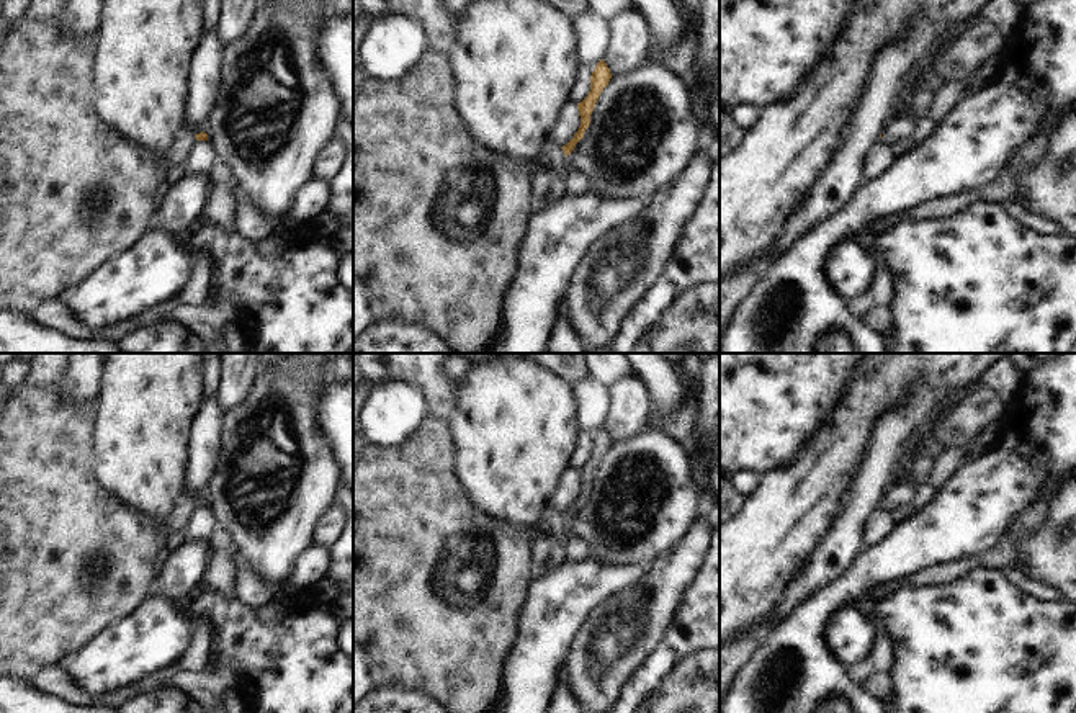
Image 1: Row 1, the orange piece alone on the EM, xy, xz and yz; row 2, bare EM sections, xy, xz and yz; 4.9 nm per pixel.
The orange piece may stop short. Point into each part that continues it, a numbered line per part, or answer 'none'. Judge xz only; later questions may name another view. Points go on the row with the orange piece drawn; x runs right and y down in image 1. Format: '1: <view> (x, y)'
none

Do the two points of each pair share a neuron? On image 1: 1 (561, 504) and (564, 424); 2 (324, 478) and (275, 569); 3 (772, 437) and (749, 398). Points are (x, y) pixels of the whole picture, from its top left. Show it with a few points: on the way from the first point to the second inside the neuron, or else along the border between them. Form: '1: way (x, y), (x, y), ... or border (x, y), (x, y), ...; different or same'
1: border (568, 466), (546, 506); different
2: way (301, 501), (275, 530), (275, 547); same
3: way (769, 427), (756, 408); same

